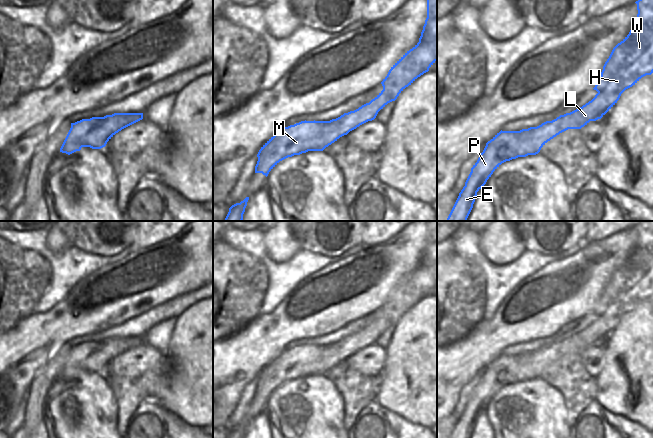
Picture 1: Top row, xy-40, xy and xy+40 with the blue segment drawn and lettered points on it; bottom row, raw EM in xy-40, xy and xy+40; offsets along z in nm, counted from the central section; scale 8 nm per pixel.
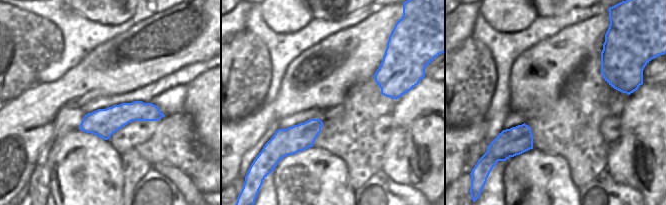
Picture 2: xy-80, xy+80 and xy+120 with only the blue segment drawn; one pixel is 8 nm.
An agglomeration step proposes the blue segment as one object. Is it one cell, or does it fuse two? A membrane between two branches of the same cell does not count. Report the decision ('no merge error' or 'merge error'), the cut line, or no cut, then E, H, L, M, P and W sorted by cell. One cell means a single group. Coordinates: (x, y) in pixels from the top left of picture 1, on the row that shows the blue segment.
merge error; cut in xy+40 along (592, 99), (592, 102), (604, 114); E L M P / H W

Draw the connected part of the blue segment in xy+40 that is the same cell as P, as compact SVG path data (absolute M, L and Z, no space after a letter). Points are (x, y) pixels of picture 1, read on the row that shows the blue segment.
M591 100L582 107L537 127L520 131L501 130L486 143L446 221L467 221L477 192L502 163L536 155L548 141L560 133L568 129L581 129L590 121L601 119L603 115Z

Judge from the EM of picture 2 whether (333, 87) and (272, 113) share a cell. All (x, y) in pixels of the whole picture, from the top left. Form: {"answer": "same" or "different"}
{"answer": "same"}

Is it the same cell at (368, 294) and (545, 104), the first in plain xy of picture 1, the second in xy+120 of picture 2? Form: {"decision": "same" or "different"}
{"decision": "different"}

